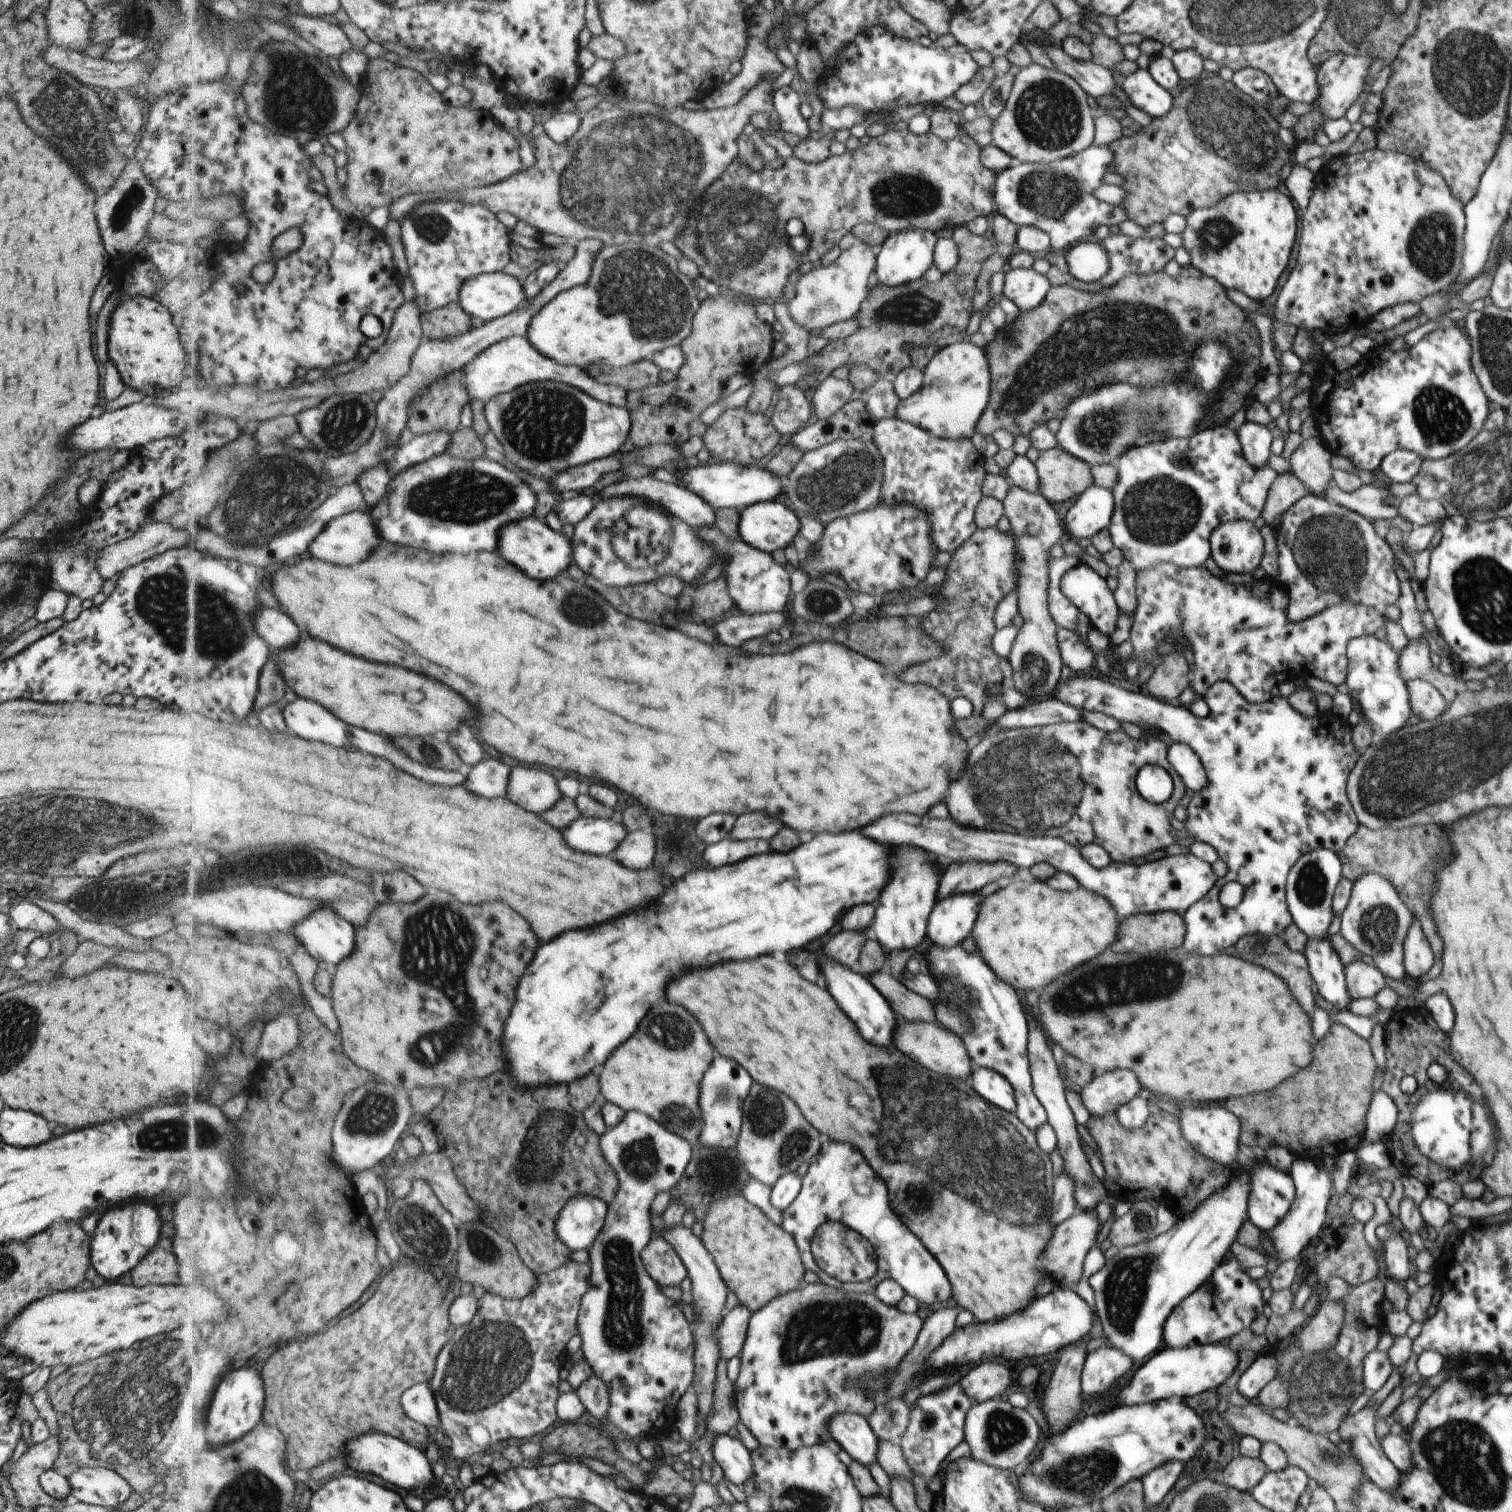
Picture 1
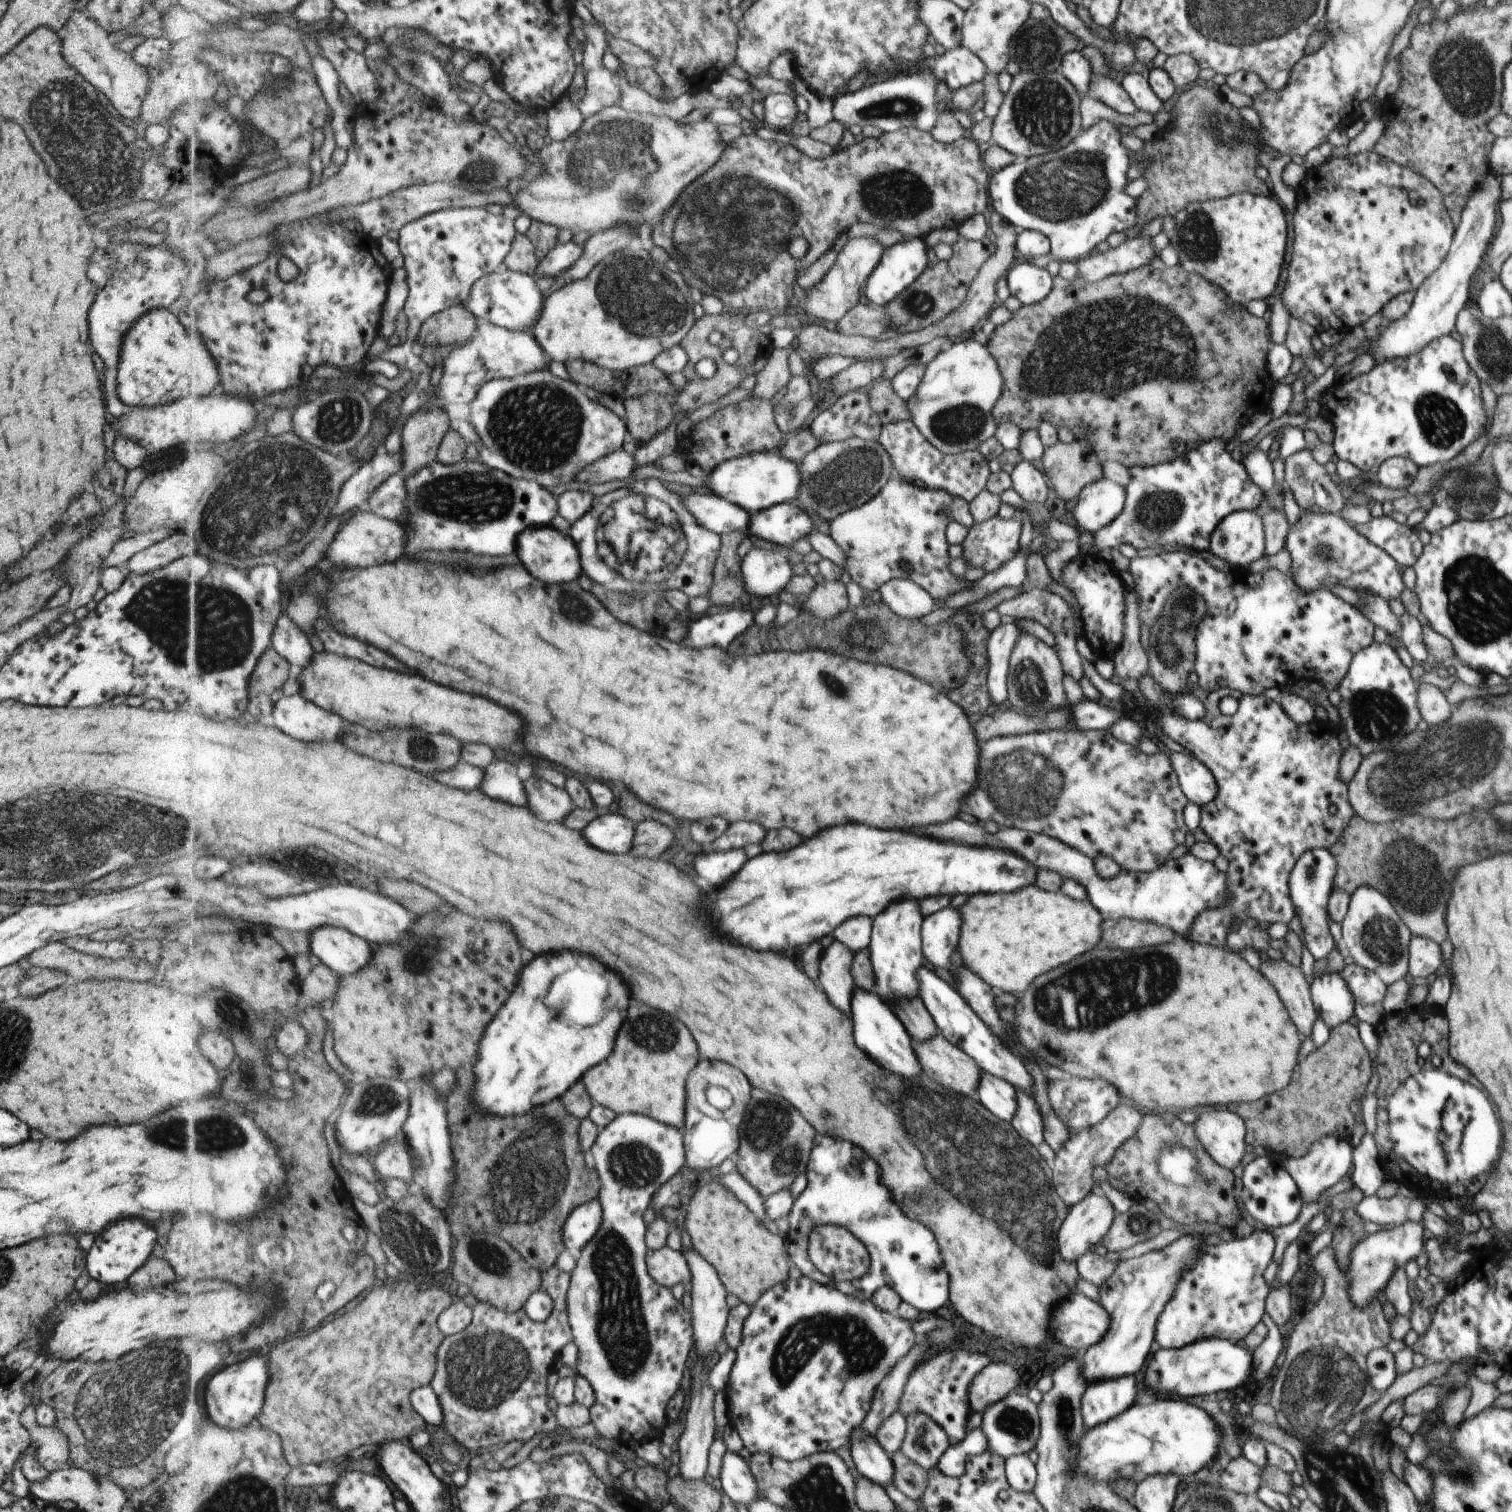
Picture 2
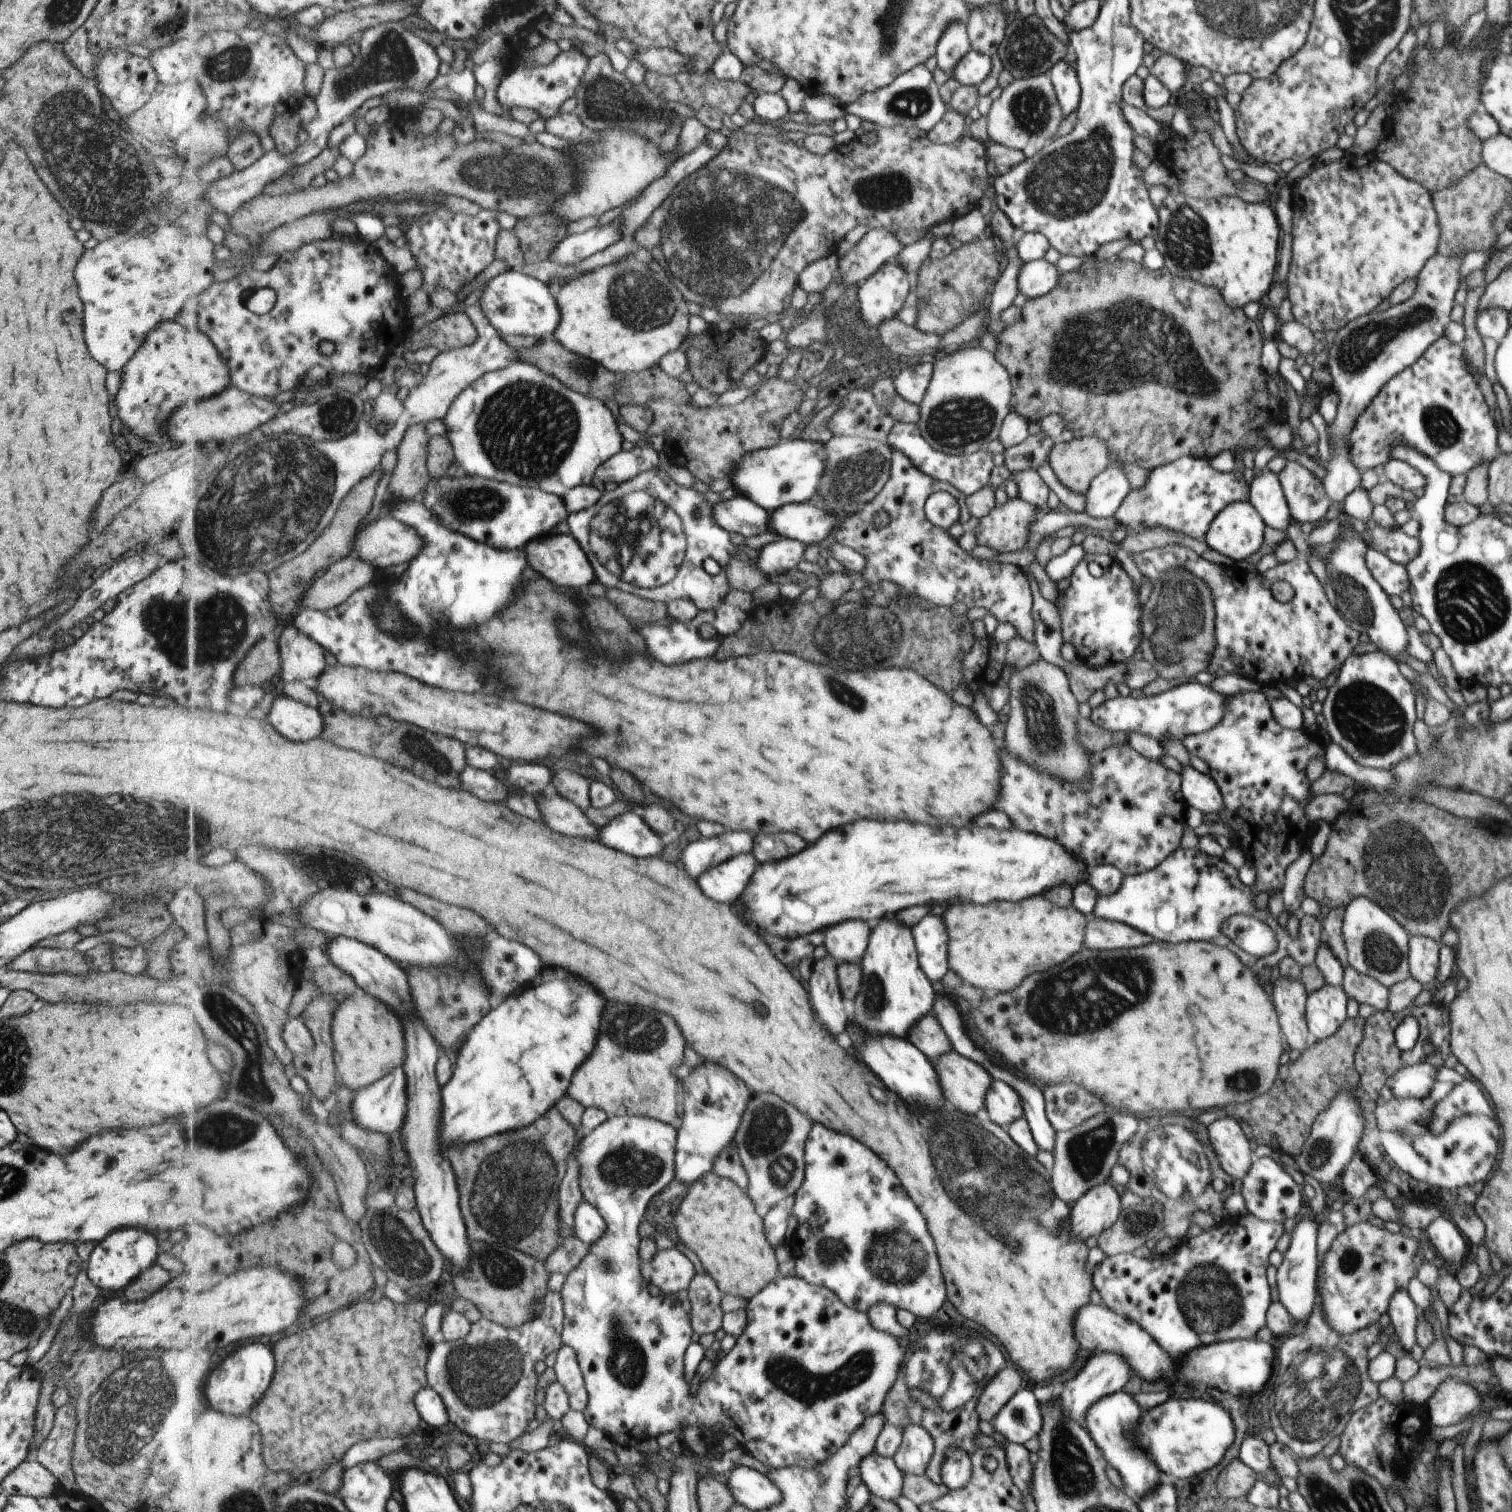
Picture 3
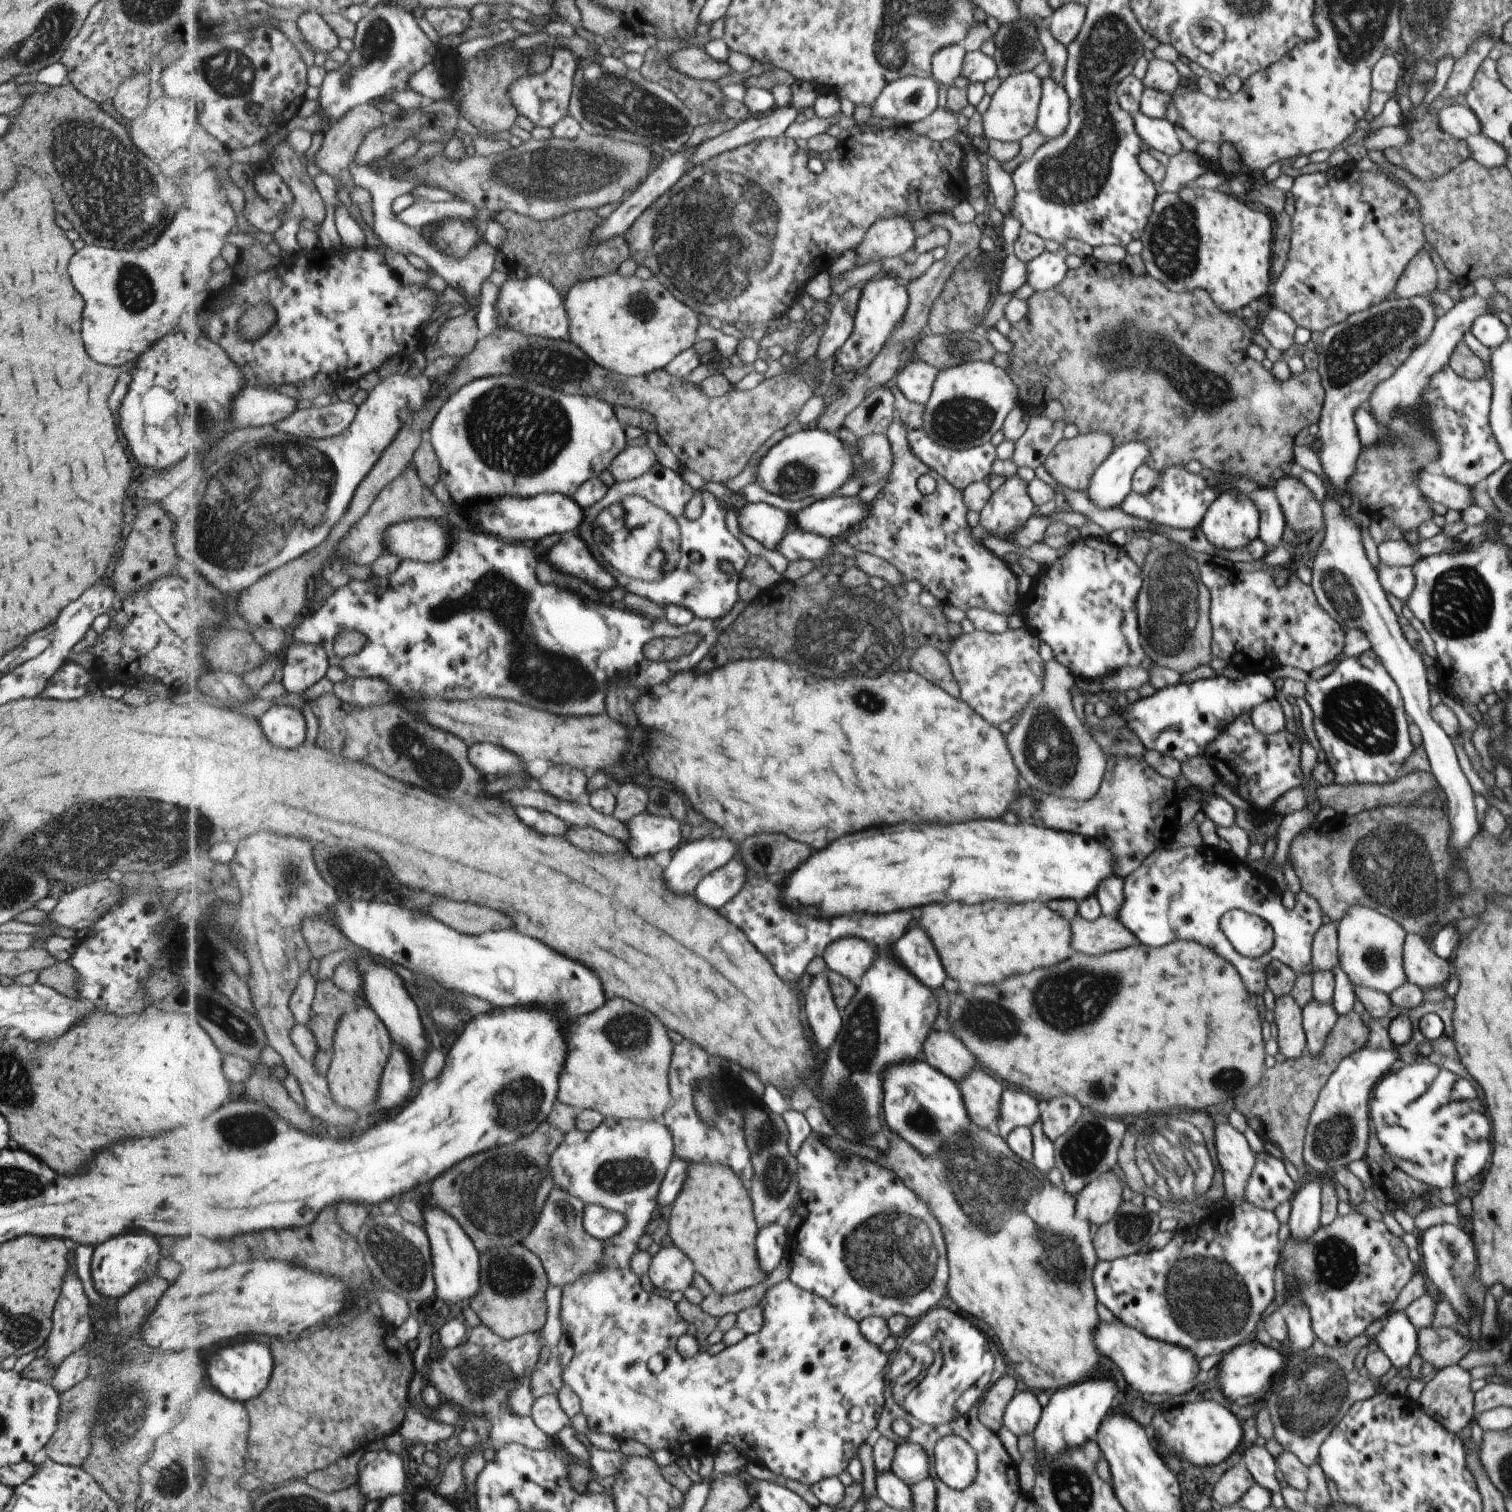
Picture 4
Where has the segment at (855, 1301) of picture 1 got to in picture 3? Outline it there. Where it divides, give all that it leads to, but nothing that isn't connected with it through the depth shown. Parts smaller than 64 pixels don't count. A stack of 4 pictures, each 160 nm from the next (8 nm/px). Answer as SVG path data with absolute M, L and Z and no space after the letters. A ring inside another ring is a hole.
M626 1115L608 1119L596 1130L589 1131L578 1144L577 1159L581 1162L581 1181L586 1200L590 1201L605 1216L609 1229L606 1234L591 1245L590 1254L580 1263L578 1268L572 1271L565 1281L562 1289L563 1299L566 1304L567 1320L563 1339L566 1345L571 1346L578 1353L587 1387L591 1396L589 1407L585 1410L592 1427L604 1429L617 1444L628 1444L632 1436L650 1436L658 1438L660 1434L672 1432L672 1430L683 1430L687 1426L701 1426L706 1433L706 1437L713 1442L720 1442L720 1438L732 1435L737 1442L750 1454L768 1469L780 1467L799 1466L818 1467L820 1463L827 1462L831 1456L842 1450L850 1442L852 1435L868 1418L882 1412L884 1398L888 1390L898 1376L898 1370L904 1360L904 1352L898 1346L898 1337L892 1333L882 1332L871 1324L871 1319L867 1313L860 1309L847 1305L840 1295L831 1288L812 1284L802 1277L784 1277L776 1279L769 1284L758 1296L749 1302L749 1325L746 1332L738 1339L738 1344L732 1352L724 1358L720 1358L712 1376L699 1385L696 1396L692 1394L692 1388L686 1380L686 1352L692 1346L692 1336L695 1328L693 1325L693 1315L684 1308L684 1304L672 1295L658 1293L654 1284L643 1274L643 1262L641 1255L641 1244L643 1243L640 1228L642 1222L646 1220L646 1213L654 1197L666 1190L666 1187L677 1178L677 1151L679 1144L679 1129L673 1124L644 1115Z

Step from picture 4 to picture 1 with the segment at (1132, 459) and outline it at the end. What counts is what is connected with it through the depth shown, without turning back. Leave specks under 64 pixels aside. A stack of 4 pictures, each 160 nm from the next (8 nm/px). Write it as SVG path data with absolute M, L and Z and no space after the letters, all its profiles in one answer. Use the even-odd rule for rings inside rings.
M1094 484L1088 487L1069 508L1064 518L1069 538L1079 541L1081 538L1090 538L1098 534L1103 528L1108 528L1114 505L1111 490Z

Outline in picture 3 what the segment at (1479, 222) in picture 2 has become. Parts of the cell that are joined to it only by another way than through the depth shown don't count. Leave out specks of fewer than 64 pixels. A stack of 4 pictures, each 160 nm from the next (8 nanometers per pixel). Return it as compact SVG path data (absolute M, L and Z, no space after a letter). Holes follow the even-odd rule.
M1460 255L1432 256L1416 278L1417 289L1412 298L1402 304L1390 305L1383 312L1371 312L1353 320L1338 331L1332 344L1327 345L1330 357L1326 367L1334 380L1329 391L1340 398L1337 416L1330 426L1334 450L1331 449L1331 459L1322 480L1332 502L1344 501L1350 492L1360 487L1362 472L1352 462L1350 440L1359 416L1392 378L1418 362L1446 334L1451 323L1454 294L1460 286L1458 270L1463 258Z

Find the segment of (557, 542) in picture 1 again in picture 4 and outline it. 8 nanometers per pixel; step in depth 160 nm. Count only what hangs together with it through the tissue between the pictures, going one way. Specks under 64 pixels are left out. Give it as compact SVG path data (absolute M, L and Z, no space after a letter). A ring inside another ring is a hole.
M578 533L564 536L559 543L548 549L549 563L559 571L589 582L598 590L614 590L617 578L591 551L590 542Z

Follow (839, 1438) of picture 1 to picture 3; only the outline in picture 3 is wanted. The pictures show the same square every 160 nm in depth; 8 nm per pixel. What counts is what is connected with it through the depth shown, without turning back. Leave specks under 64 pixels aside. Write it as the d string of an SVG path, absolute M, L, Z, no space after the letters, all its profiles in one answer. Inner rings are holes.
M874 1452L865 1456L859 1464L861 1480L872 1495L894 1501L904 1491L904 1474L893 1458Z

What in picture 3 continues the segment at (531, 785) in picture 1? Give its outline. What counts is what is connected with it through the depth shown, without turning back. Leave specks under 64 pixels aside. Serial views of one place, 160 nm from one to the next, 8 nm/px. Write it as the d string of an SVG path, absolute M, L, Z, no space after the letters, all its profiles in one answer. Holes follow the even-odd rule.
M554 787L538 794L540 810L552 828L570 836L602 836L602 829L593 822L586 811L562 796Z

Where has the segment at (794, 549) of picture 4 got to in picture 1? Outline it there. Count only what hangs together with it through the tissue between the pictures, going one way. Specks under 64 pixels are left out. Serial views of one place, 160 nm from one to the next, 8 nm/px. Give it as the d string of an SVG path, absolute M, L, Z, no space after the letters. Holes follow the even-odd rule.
M740 538L725 544L725 555L729 562L723 573L729 582L730 594L743 613L757 615L784 612L788 608L792 596L792 570L776 562L772 553L757 549Z

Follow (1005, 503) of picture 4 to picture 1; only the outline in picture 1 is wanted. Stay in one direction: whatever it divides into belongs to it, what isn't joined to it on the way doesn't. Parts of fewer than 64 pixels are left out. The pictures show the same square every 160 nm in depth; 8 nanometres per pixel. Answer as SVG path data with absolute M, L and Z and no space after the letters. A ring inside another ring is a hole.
M996 527L979 529L972 538L958 547L952 554L952 560L945 567L946 577L941 587L937 588L930 596L941 599L933 611L923 616L919 627L934 638L943 647L943 655L927 662L916 663L900 674L902 680L908 683L924 683L940 691L950 701L956 697L967 698L973 704L973 716L980 717L988 700L987 692L990 686L996 683L1007 682L1013 675L1011 661L998 656L992 648L991 642L996 634L994 626L994 610L1000 600L1006 598L1018 586L1018 556L1016 556L1016 540L1012 532L1002 533Z

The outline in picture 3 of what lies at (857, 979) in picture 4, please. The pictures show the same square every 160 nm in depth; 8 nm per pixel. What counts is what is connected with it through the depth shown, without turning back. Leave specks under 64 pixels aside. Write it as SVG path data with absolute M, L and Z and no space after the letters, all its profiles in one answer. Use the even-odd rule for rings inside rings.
M852 920L848 924L840 924L827 930L827 950L837 960L860 964L867 949L871 933L871 924Z

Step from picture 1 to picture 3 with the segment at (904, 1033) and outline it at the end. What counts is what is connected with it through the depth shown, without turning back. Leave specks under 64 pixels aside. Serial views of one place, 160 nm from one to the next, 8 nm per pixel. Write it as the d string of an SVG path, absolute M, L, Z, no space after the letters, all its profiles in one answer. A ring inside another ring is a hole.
M954 1050L940 1055L939 1059L932 1061L932 1064L940 1080L946 1102L951 1102L954 1107L969 1115L975 1115L978 1110L984 1108L984 1096L994 1078L982 1065Z

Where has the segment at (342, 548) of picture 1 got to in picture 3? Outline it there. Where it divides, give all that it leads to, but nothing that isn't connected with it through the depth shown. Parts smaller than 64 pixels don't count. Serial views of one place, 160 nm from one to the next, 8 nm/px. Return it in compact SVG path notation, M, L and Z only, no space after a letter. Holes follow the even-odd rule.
M384 513L372 522L367 522L359 530L356 550L352 555L357 554L363 561L383 570L390 568L390 566L400 566L404 562L411 563L418 555L422 554L423 548L426 546L426 541L423 540L418 529L398 520L391 513Z

